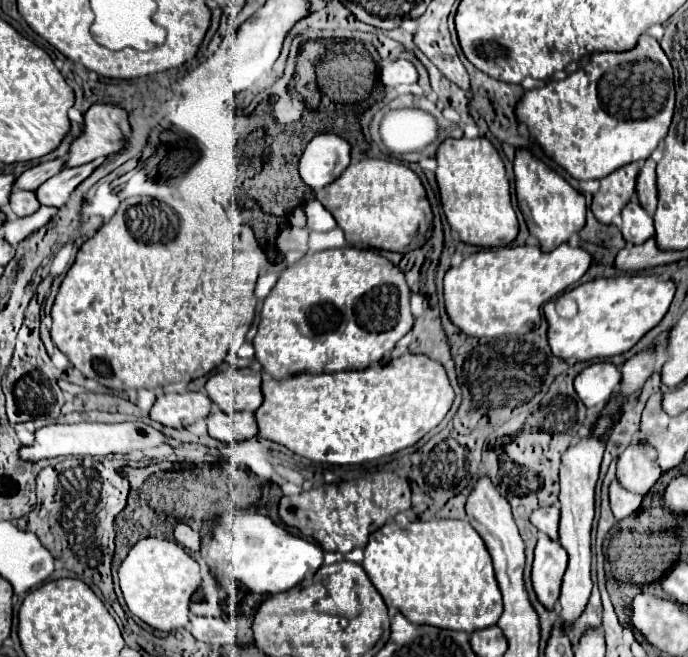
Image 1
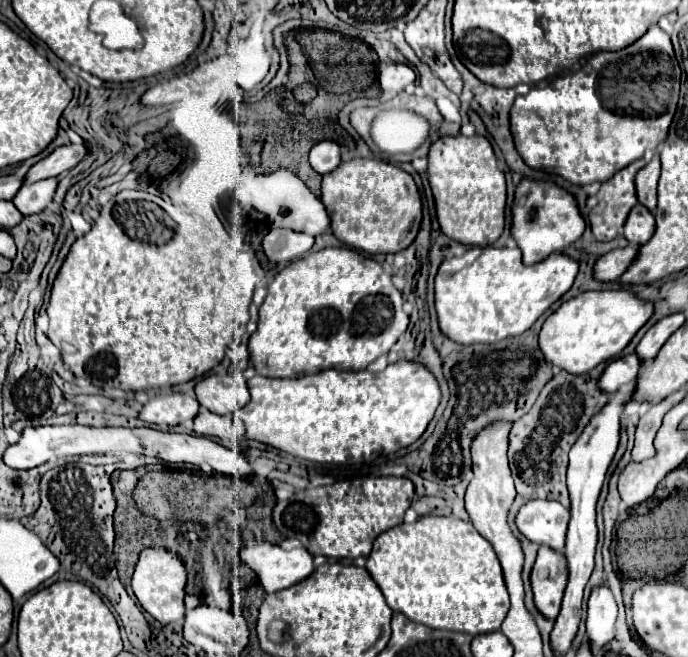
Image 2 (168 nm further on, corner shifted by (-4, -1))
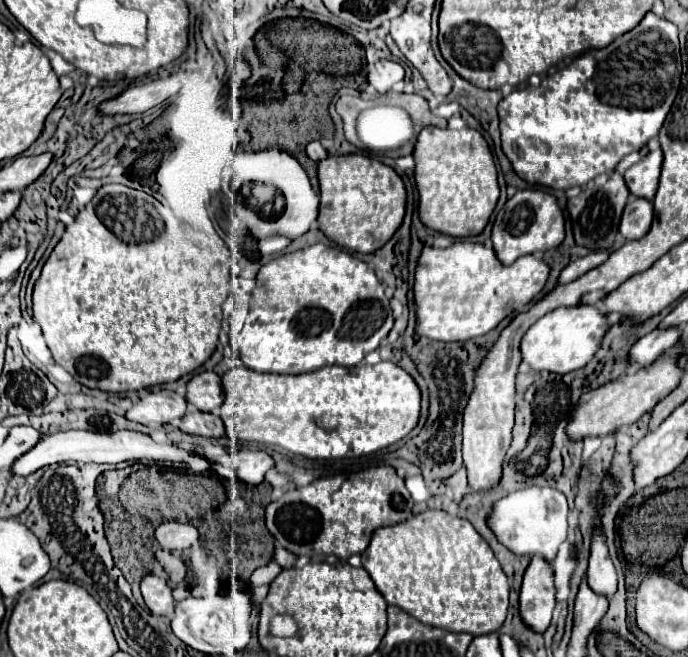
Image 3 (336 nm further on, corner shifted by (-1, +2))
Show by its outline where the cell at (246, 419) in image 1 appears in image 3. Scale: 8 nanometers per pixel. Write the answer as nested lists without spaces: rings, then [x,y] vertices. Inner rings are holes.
[[[191,402],[187,403],[187,410],[181,422],[183,432],[197,434],[197,436],[209,436],[209,438],[225,436],[225,426],[217,414],[199,412]]]

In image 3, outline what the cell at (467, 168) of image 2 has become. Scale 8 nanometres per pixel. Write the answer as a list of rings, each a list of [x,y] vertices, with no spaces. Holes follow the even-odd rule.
[[[429,126],[419,132],[413,156],[421,222],[453,238],[481,234],[499,200],[497,168],[487,140],[473,128],[441,130]]]

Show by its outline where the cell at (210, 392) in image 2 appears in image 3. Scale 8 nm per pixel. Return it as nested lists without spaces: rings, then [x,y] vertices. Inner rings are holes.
[[[205,370],[195,374],[187,382],[187,402],[191,402],[201,412],[219,412],[225,394],[221,386],[221,376],[213,370]]]

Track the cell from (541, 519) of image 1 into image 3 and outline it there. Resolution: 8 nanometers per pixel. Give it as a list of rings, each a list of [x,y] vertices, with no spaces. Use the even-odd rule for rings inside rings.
[[[531,486],[499,500],[489,516],[489,526],[499,542],[515,554],[541,554],[551,562],[559,546],[567,540],[567,512],[567,500],[559,490]]]

